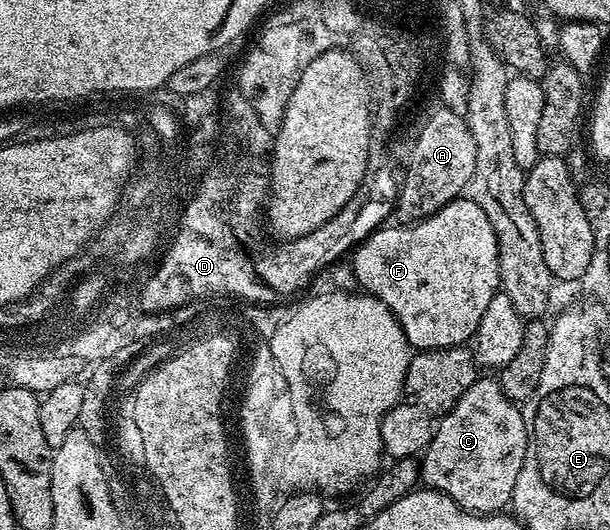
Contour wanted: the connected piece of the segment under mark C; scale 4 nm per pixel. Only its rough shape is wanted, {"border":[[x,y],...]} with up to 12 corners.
{"border":[[479,377],[438,423],[421,481],[473,514],[511,505],[526,421]]}

